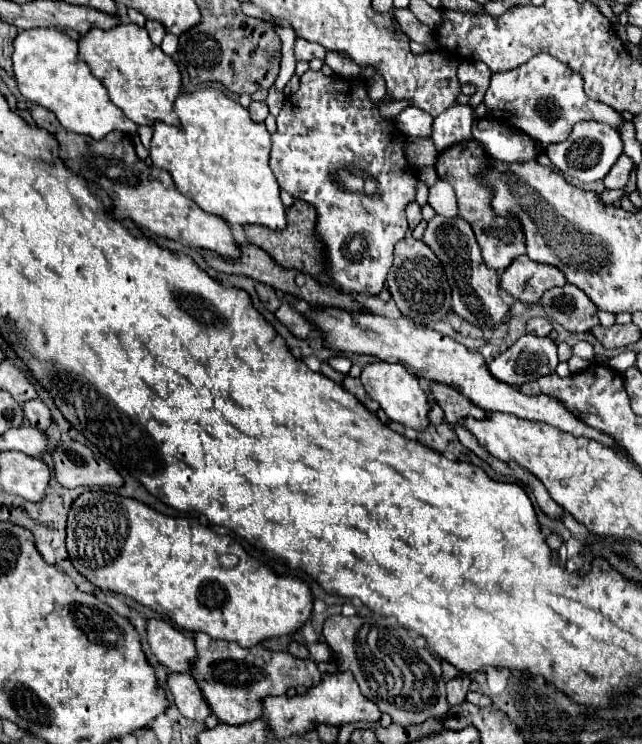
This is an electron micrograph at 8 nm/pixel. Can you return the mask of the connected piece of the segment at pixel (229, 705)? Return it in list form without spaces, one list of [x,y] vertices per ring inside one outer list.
[[[194,633],[196,645],[196,659],[190,665],[188,673],[198,683],[210,713],[228,725],[242,725],[252,719],[260,719],[260,701],[266,695],[284,695],[286,689],[292,685],[306,685],[312,687],[320,681],[320,671],[316,663],[310,659],[302,661],[292,657],[290,653],[270,651],[264,645],[254,645],[252,649],[242,649],[236,643],[216,641],[206,633]]]

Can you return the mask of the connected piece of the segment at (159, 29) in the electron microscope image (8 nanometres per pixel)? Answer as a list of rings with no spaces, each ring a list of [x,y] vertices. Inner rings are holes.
[[[148,21],[146,23],[146,31],[148,31],[148,35],[150,35],[150,39],[152,39],[154,45],[160,45],[162,39],[164,39],[164,35],[166,35],[164,25],[158,23],[158,21]]]

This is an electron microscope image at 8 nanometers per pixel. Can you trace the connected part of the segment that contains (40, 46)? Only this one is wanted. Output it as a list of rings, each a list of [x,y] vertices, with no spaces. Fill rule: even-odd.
[[[36,27],[28,31],[20,31],[14,39],[14,77],[18,83],[20,93],[36,103],[42,105],[58,117],[64,129],[74,133],[84,133],[94,139],[102,139],[110,131],[124,131],[132,137],[138,135],[138,125],[132,123],[108,97],[104,85],[90,73],[84,61],[78,59],[78,43],[70,39],[58,27]]]

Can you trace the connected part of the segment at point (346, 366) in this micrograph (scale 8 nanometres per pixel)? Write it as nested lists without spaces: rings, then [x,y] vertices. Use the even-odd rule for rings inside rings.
[[[342,356],[331,358],[328,363],[333,369],[344,375],[348,374],[352,367],[352,362],[348,358]]]

